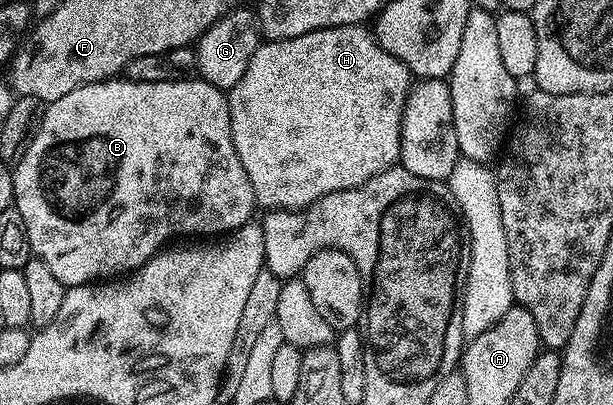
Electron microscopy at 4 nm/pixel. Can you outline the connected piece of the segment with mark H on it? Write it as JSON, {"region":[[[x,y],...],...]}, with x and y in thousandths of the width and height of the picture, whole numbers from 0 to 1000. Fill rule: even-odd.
{"region":[[[597,59],[551,62],[535,72],[504,77],[498,86],[485,86],[478,96],[431,99],[424,106],[413,146],[406,146],[406,165],[400,165],[400,185],[370,230],[380,363],[387,373],[387,393],[393,393],[393,412],[400,412],[400,432],[406,432],[406,452],[413,462],[418,509],[429,521],[494,516],[543,472],[563,472],[592,457],[608,432],[639,415],[651,395],[654,294],[661,274],[661,244],[667,235],[672,207],[670,178],[654,156],[654,146],[635,136],[635,126],[628,126],[628,116],[622,116],[610,79]]]}

